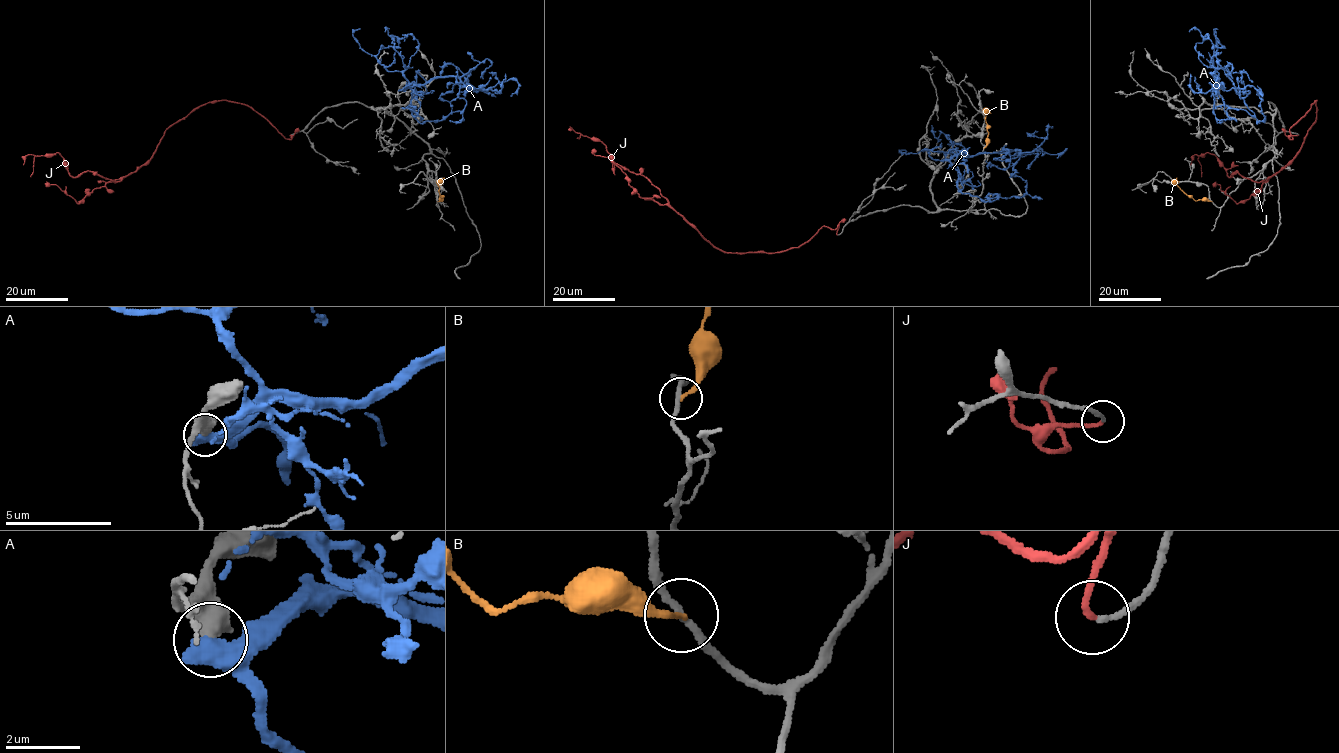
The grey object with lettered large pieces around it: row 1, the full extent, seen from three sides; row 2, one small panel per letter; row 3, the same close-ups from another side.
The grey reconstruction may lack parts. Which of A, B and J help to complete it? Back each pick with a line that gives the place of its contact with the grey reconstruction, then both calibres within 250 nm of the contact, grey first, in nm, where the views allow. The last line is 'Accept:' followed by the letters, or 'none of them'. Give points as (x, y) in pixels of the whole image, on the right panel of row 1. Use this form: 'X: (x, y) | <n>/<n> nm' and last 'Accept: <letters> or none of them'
J: (1298, 135) | 160/170 nm
Accept: J

